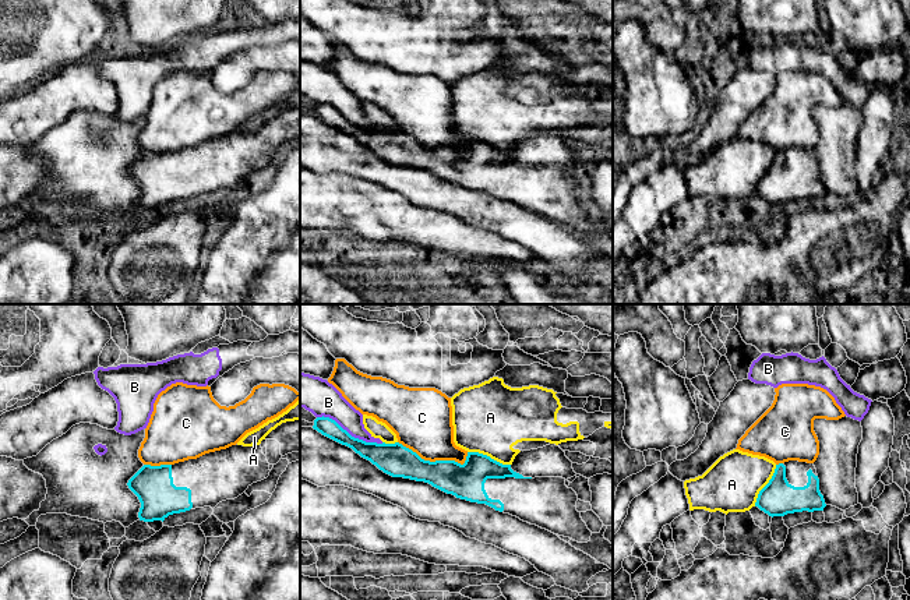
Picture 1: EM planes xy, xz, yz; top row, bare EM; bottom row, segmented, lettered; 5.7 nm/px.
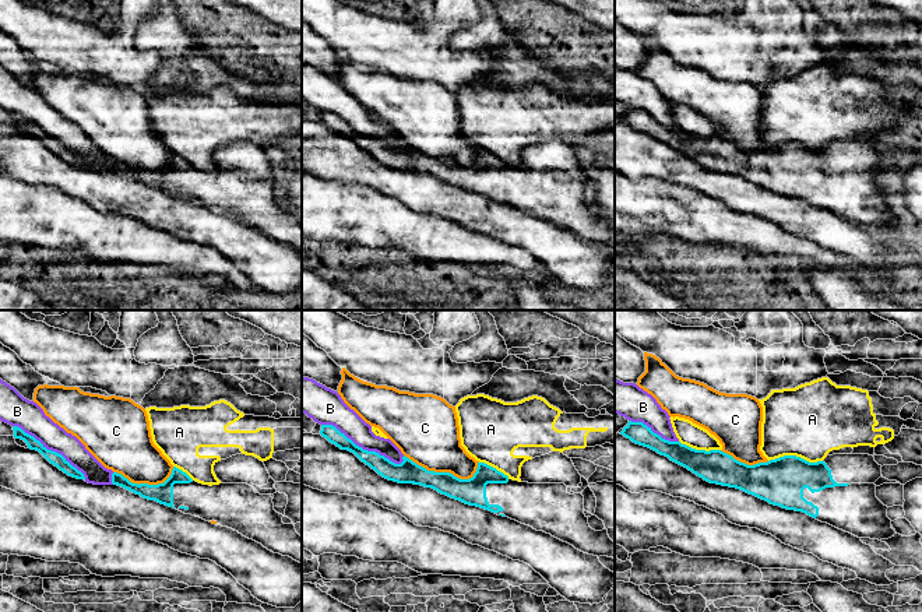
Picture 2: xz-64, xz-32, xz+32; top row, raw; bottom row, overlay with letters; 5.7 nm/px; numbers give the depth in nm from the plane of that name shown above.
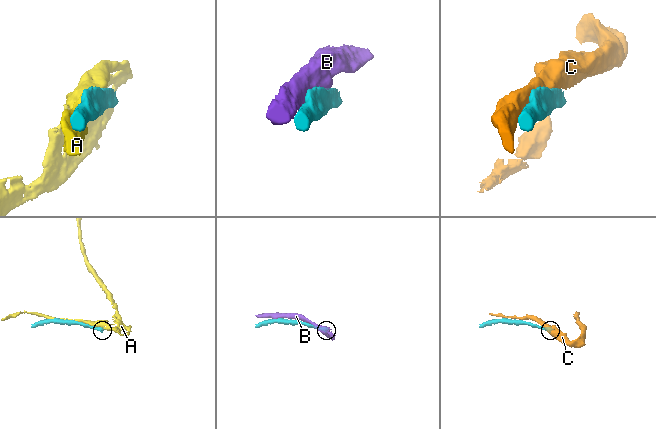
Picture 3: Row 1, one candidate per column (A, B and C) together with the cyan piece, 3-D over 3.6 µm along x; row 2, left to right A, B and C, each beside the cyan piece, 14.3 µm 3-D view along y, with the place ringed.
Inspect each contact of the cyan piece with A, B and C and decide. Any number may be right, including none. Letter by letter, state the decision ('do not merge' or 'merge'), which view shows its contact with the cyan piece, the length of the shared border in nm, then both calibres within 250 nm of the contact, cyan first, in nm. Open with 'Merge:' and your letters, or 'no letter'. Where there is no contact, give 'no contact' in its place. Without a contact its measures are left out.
Merge: no letter
A: do not merge; contact in xz; length 260 nm; calibres 200 and 420 nm
B: do not merge; contact in xz; length 420 nm; calibres 160 and 190 nm
C: do not merge; contact in xz; length 420 nm; calibres 200 and 340 nm

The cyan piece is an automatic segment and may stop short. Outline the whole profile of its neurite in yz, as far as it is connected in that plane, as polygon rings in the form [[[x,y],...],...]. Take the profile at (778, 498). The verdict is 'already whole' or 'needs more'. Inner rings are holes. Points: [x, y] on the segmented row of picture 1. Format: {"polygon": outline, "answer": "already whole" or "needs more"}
{"polygon": [[[789,460],[776,465],[772,479],[759,491],[755,507],[772,518],[803,511],[823,511],[826,504],[819,491],[814,463]]], "answer": "needs more"}

